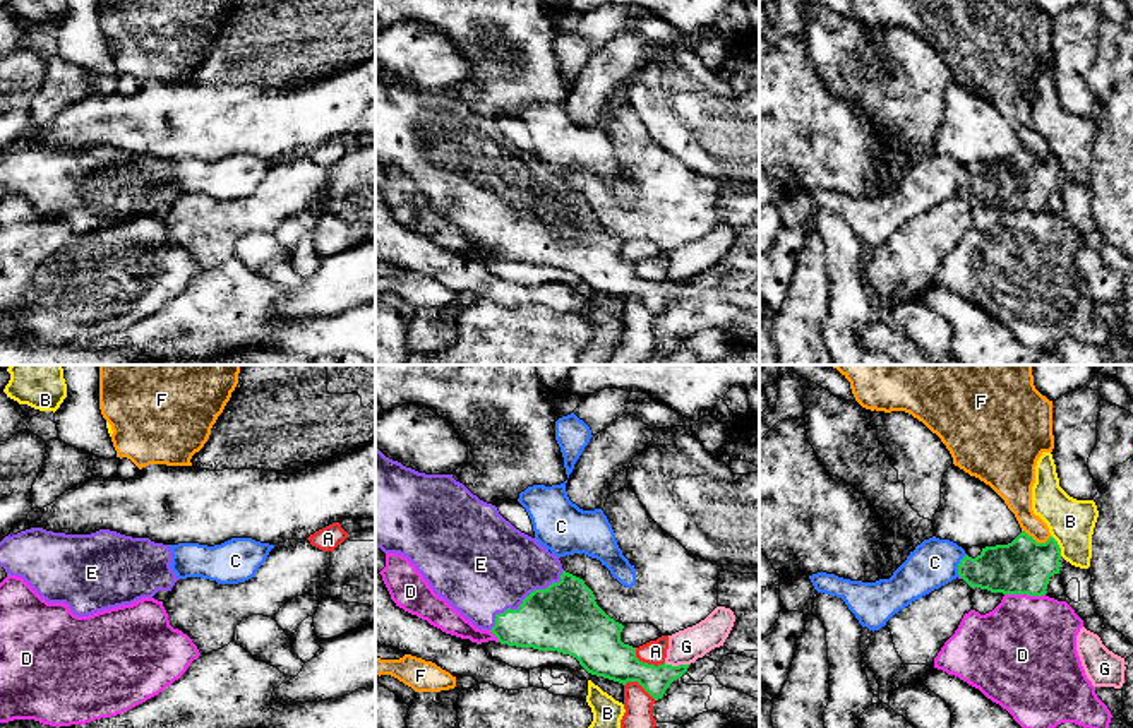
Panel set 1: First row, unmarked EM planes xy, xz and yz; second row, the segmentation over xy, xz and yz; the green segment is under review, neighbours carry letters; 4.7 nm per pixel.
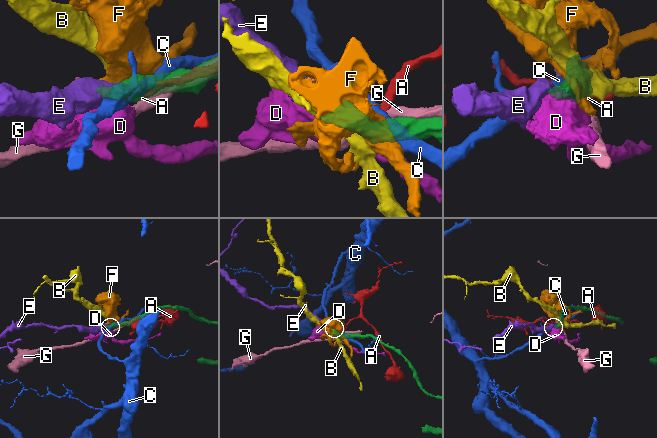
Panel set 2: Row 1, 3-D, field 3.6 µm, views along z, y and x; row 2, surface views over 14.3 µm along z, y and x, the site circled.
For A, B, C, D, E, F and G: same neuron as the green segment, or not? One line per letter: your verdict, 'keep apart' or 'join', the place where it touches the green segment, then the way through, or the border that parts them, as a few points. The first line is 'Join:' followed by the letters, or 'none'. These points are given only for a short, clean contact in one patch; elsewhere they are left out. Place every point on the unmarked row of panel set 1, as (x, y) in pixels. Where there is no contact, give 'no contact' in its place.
Join: E
A: keep apart | xz (647, 280)
B: keep apart | yz (1058, 161)
C: keep apart | yz (959, 180)
D: keep apart | yz (1025, 209) | along yz (1005, 209), (1044, 211)
E: join | xz (525, 214)
F: keep apart | yz (1036, 158)
G: keep apart | xz (676, 283)

